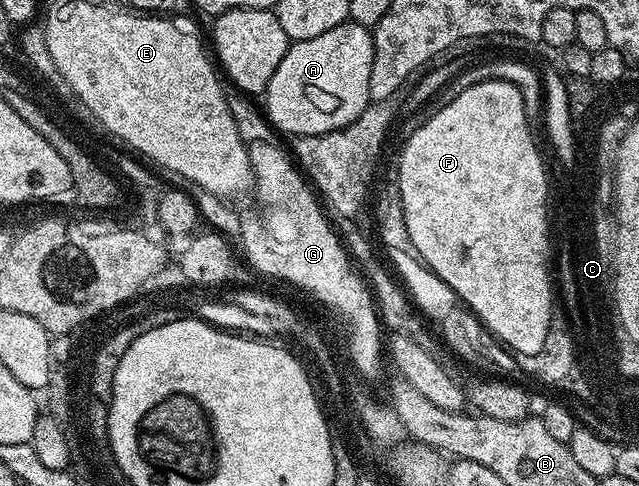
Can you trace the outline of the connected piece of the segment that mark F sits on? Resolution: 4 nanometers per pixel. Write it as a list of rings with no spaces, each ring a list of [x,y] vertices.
[[[482,81],[469,83],[463,89],[457,90],[454,101],[445,107],[435,108],[432,116],[409,137],[400,151],[400,179],[398,186],[402,197],[402,209],[406,213],[406,229],[410,229],[410,241],[413,251],[428,255],[428,263],[453,283],[464,306],[472,314],[484,322],[489,331],[498,337],[508,339],[512,347],[520,347],[523,355],[538,354],[544,347],[549,346],[544,339],[544,327],[550,327],[548,310],[545,301],[548,299],[548,275],[544,271],[544,171],[540,171],[540,159],[536,159],[536,151],[532,151],[535,142],[534,131],[524,131],[524,120],[530,116],[521,111],[520,95],[512,91],[512,87],[504,87],[504,83]]]

